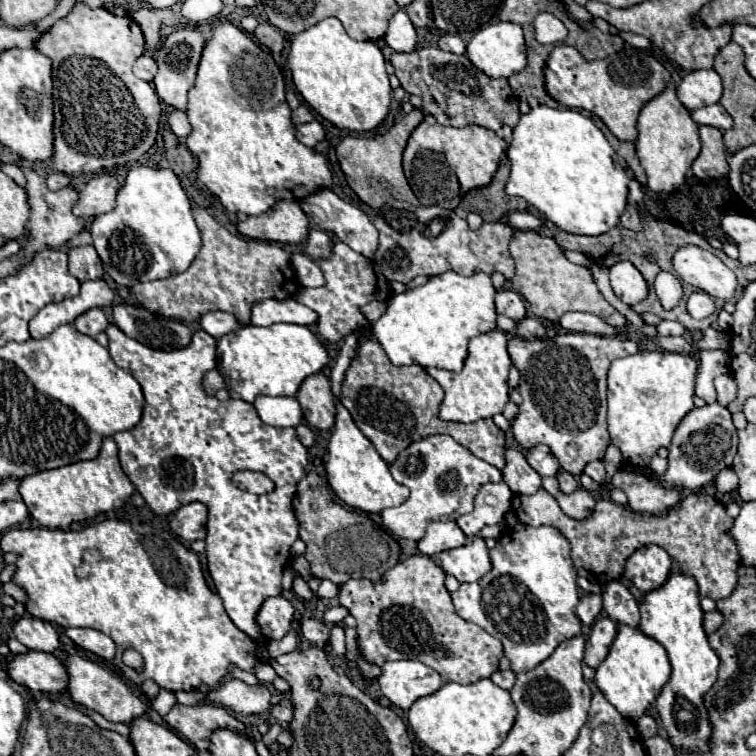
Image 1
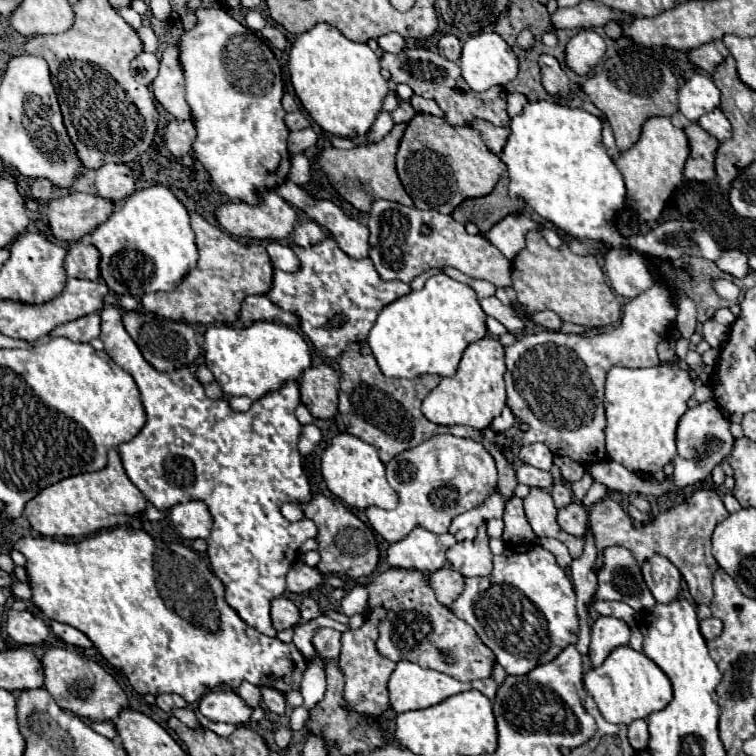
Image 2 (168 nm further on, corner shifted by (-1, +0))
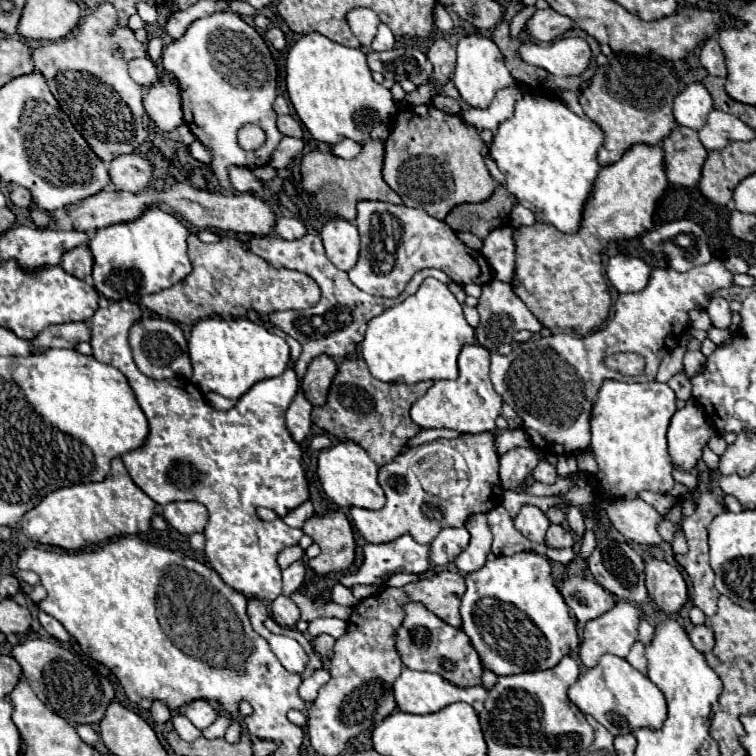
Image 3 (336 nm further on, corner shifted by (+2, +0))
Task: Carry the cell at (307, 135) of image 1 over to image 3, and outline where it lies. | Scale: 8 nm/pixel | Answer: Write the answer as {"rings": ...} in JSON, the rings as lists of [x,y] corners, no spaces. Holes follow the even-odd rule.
{"rings":[[[284,137],[284,139],[280,141],[280,145],[276,147],[276,151],[272,153],[270,165],[272,165],[274,169],[284,169],[302,149],[304,149],[304,141],[302,141],[302,139]]]}

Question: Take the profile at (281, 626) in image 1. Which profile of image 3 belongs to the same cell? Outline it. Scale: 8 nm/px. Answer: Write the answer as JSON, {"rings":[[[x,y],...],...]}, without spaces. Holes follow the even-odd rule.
{"rings":[[[284,595],[276,597],[276,599],[272,601],[270,609],[272,609],[272,619],[274,619],[278,625],[282,625],[282,627],[294,627],[296,621],[300,619],[300,611],[298,611],[298,607],[292,603],[290,597],[284,597]]]}

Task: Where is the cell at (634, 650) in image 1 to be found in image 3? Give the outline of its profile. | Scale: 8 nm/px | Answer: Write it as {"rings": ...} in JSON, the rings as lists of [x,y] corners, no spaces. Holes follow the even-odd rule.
{"rings":[[[616,655],[600,657],[598,665],[580,675],[578,681],[568,689],[568,697],[582,713],[596,717],[596,721],[600,721],[616,737],[632,733],[640,727],[658,729],[666,717],[666,699],[658,685],[634,669],[626,659]]]}

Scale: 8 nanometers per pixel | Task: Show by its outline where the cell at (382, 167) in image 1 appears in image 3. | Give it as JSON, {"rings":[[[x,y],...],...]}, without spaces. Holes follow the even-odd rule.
{"rings":[[[370,139],[364,143],[362,153],[356,155],[354,159],[342,159],[332,155],[330,151],[310,151],[302,159],[300,173],[302,173],[302,185],[306,191],[314,193],[314,197],[336,215],[348,221],[354,221],[356,203],[362,199],[402,203],[402,199],[384,181],[382,167],[384,167],[384,141]]]}

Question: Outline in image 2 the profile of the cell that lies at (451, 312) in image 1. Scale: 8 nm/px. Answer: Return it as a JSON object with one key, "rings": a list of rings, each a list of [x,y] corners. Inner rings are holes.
{"rings":[[[433,275],[421,291],[411,291],[379,313],[367,343],[385,377],[413,379],[427,373],[451,377],[467,345],[487,335],[485,317],[471,287],[447,275]]]}

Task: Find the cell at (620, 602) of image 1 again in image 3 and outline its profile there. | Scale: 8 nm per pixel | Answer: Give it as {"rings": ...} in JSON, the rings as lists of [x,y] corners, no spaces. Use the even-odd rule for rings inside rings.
{"rings":[[[576,575],[564,581],[564,585],[560,587],[560,593],[570,607],[570,613],[578,621],[596,619],[616,605],[616,599],[612,593],[602,589],[596,581],[580,579]]]}

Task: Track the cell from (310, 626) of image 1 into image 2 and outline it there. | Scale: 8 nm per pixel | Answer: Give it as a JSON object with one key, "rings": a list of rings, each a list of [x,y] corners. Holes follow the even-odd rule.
{"rings":[[[319,629],[313,637],[313,647],[317,651],[317,655],[325,661],[333,661],[339,657],[339,649],[341,649],[341,643],[339,643],[339,637],[341,633],[335,631],[335,629]]]}

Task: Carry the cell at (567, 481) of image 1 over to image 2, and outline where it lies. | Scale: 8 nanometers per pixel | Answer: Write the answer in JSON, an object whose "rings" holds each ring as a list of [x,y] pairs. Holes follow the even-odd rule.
{"rings":[[[555,483],[555,485],[553,485],[551,497],[553,497],[553,503],[555,503],[557,509],[563,509],[563,507],[567,507],[567,505],[573,501],[571,487],[567,487],[567,485],[563,485],[563,483]]]}

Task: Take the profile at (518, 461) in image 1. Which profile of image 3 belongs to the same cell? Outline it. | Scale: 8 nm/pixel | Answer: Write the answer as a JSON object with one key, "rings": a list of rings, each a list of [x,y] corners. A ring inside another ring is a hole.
{"rings":[[[540,461],[540,465],[532,471],[532,477],[536,479],[536,481],[540,481],[540,483],[544,483],[544,485],[552,485],[552,483],[556,483],[556,467],[554,465],[550,465],[550,463],[546,463],[546,461]]]}

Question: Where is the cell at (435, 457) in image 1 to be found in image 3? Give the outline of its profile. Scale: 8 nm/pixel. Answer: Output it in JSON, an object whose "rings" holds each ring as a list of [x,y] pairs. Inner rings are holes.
{"rings":[[[478,433],[478,435],[462,435],[454,441],[446,441],[446,439],[440,439],[444,445],[450,445],[454,447],[458,453],[462,453],[462,457],[466,459],[468,463],[468,487],[466,491],[460,495],[460,497],[450,497],[450,499],[442,499],[442,497],[436,497],[428,491],[424,491],[418,483],[410,483],[408,481],[408,471],[406,471],[406,465],[410,463],[410,451],[414,453],[414,449],[404,449],[392,463],[380,467],[380,473],[378,473],[378,481],[386,493],[386,505],[380,509],[380,511],[370,511],[370,509],[358,509],[358,507],[352,507],[350,509],[350,515],[352,515],[352,521],[356,525],[356,529],[360,531],[360,535],[368,541],[368,543],[388,543],[404,533],[410,533],[418,543],[432,543],[434,537],[438,535],[440,529],[444,527],[460,527],[464,525],[464,521],[472,515],[472,513],[486,513],[490,509],[494,509],[496,505],[502,503],[502,487],[500,487],[500,477],[498,477],[498,455],[494,451],[494,433]]]}

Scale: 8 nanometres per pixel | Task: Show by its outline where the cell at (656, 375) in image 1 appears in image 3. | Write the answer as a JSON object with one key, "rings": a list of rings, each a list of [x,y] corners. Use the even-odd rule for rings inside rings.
{"rings":[[[614,379],[602,383],[590,421],[590,453],[600,467],[596,483],[602,491],[616,499],[634,499],[642,489],[658,493],[672,491],[674,463],[668,455],[666,431],[674,413],[676,393],[668,383],[626,383]]]}

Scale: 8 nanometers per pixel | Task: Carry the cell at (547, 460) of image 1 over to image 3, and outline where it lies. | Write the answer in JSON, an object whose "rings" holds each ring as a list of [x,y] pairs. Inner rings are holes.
{"rings":[[[516,447],[500,457],[500,481],[504,489],[518,489],[540,463],[534,447]]]}

